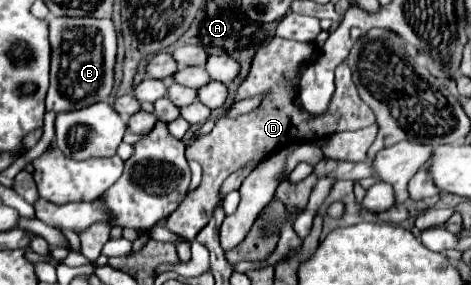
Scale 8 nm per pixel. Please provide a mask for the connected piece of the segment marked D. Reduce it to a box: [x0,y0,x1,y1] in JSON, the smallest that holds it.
[167,37,375,241]

